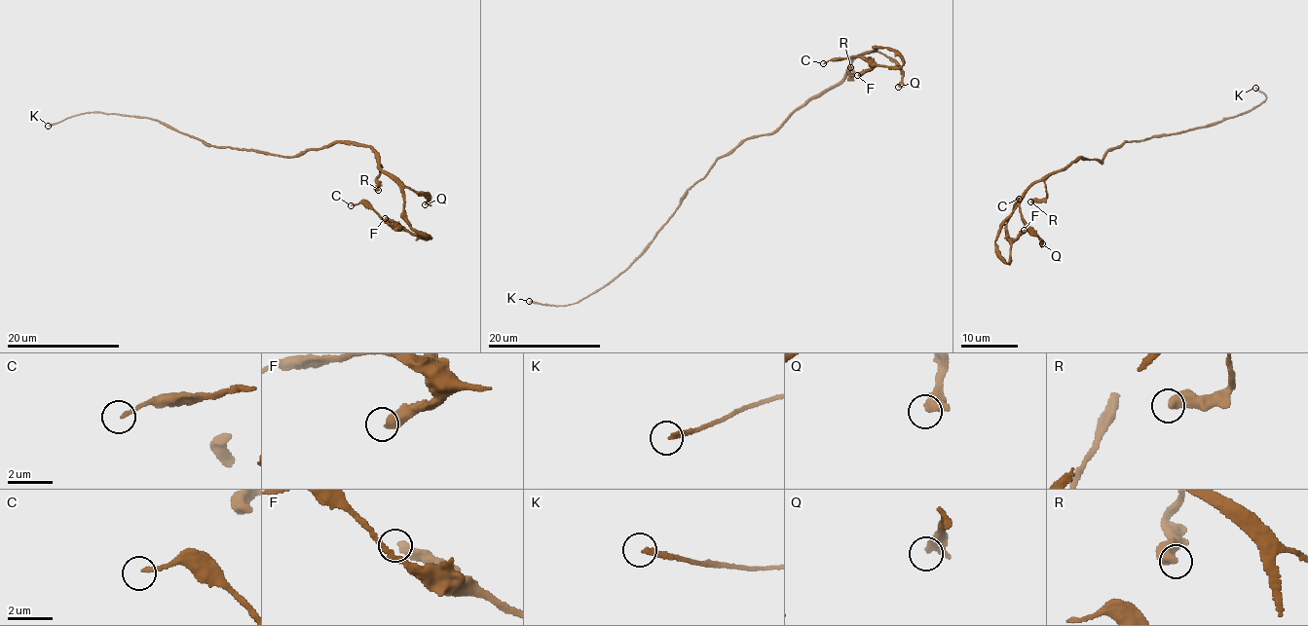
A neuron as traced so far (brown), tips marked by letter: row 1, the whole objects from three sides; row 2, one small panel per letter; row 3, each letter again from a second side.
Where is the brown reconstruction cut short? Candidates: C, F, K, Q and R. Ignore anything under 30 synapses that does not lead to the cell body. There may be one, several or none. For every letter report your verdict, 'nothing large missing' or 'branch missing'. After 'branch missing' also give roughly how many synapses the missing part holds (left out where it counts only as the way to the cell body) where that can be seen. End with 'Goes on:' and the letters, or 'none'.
C: nothing large missing
F: nothing large missing
K: branch missing; about 200 synapses
Q: nothing large missing
R: nothing large missing
Goes on: K

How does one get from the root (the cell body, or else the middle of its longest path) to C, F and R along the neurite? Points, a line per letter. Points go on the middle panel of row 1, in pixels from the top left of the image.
C: (770, 134), (810, 97), (835, 88), (859, 56), (888, 47), (903, 62), (883, 67), (853, 55), (823, 63)
F: (770, 134), (810, 97), (835, 88), (859, 56), (888, 47), (903, 62), (873, 66), (857, 75)
R: (770, 134), (810, 97), (819, 97), (835, 88), (851, 69), (852, 79), (849, 79), (850, 67)

